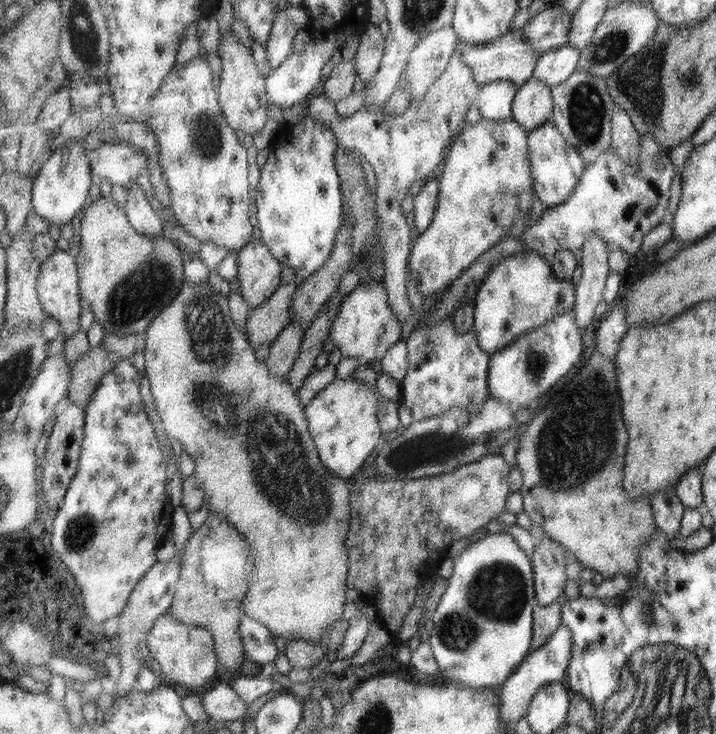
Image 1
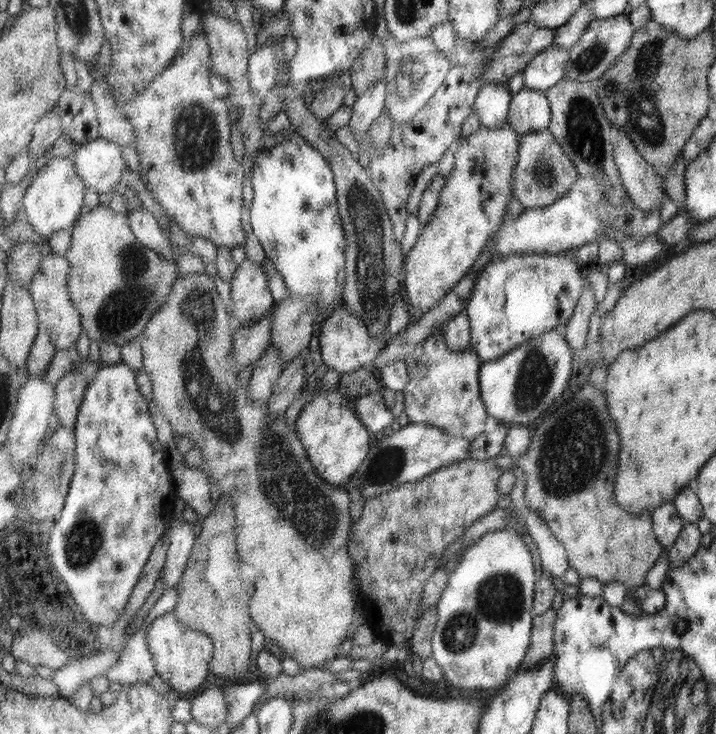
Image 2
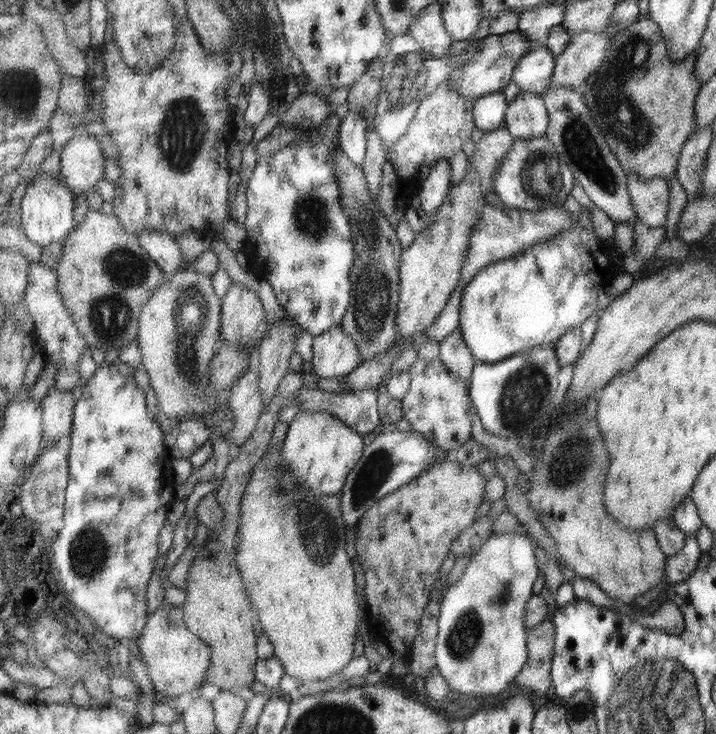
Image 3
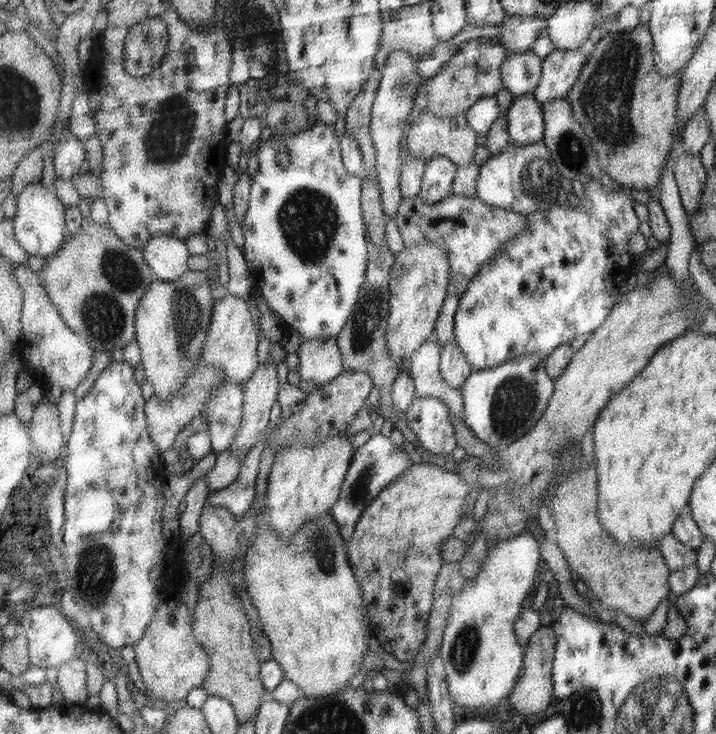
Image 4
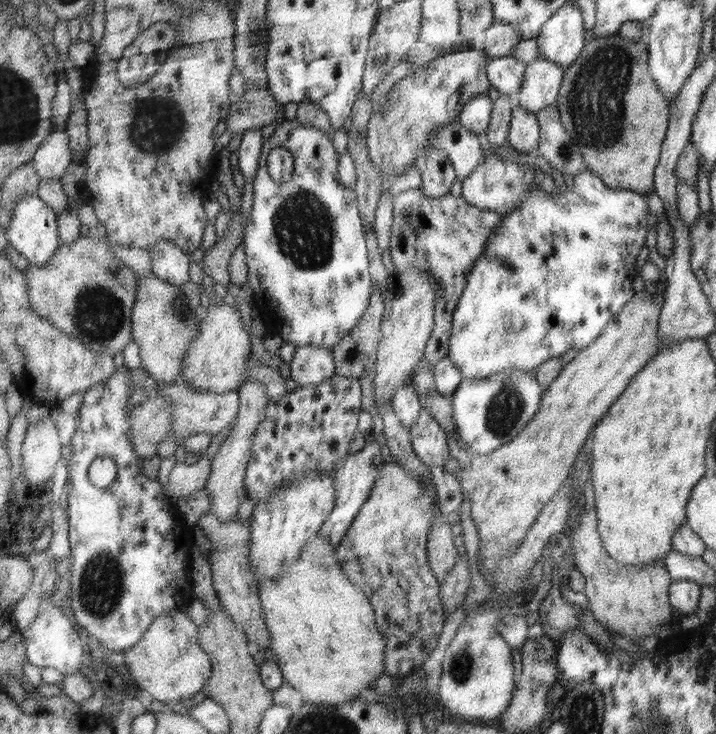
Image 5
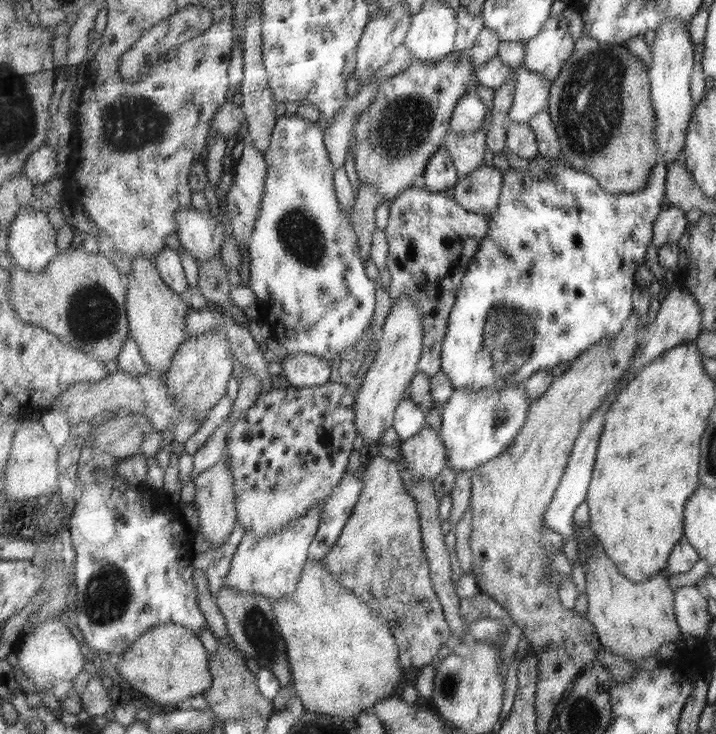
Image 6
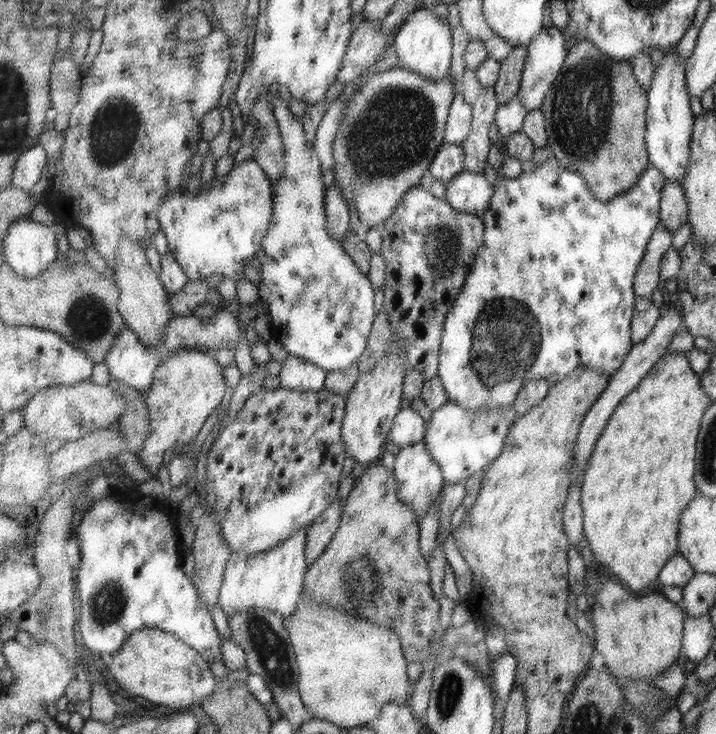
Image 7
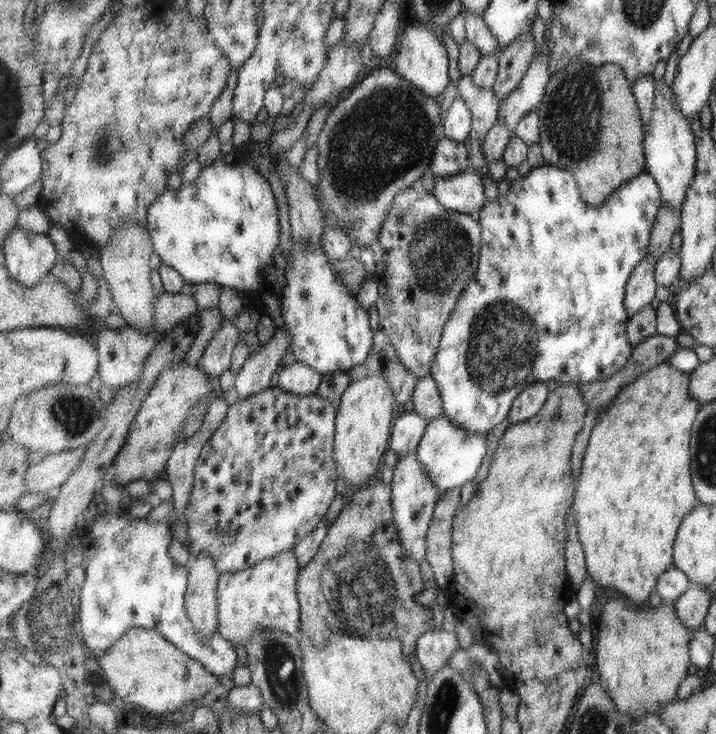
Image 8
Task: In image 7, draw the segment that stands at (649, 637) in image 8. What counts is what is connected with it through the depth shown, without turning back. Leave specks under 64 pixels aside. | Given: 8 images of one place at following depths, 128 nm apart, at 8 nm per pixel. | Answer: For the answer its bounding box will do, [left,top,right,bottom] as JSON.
[591,574,687,690]

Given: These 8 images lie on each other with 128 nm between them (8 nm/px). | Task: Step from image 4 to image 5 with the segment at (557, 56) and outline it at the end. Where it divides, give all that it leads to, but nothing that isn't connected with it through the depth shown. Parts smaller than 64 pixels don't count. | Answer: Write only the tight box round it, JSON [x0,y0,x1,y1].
[518,58,566,113]

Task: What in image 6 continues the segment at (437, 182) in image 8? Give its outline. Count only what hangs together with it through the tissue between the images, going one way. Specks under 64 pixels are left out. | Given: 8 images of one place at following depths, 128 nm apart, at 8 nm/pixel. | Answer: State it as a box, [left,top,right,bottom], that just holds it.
[454,163,505,216]

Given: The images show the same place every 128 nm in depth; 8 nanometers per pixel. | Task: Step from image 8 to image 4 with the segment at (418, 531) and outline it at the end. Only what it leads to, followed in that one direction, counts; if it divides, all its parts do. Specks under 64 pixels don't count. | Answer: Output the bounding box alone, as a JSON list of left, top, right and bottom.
[405,397,458,455]

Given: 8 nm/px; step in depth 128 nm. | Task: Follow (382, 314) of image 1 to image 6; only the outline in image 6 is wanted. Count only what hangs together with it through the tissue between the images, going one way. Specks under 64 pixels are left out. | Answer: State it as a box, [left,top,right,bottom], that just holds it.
[281,353,332,387]

